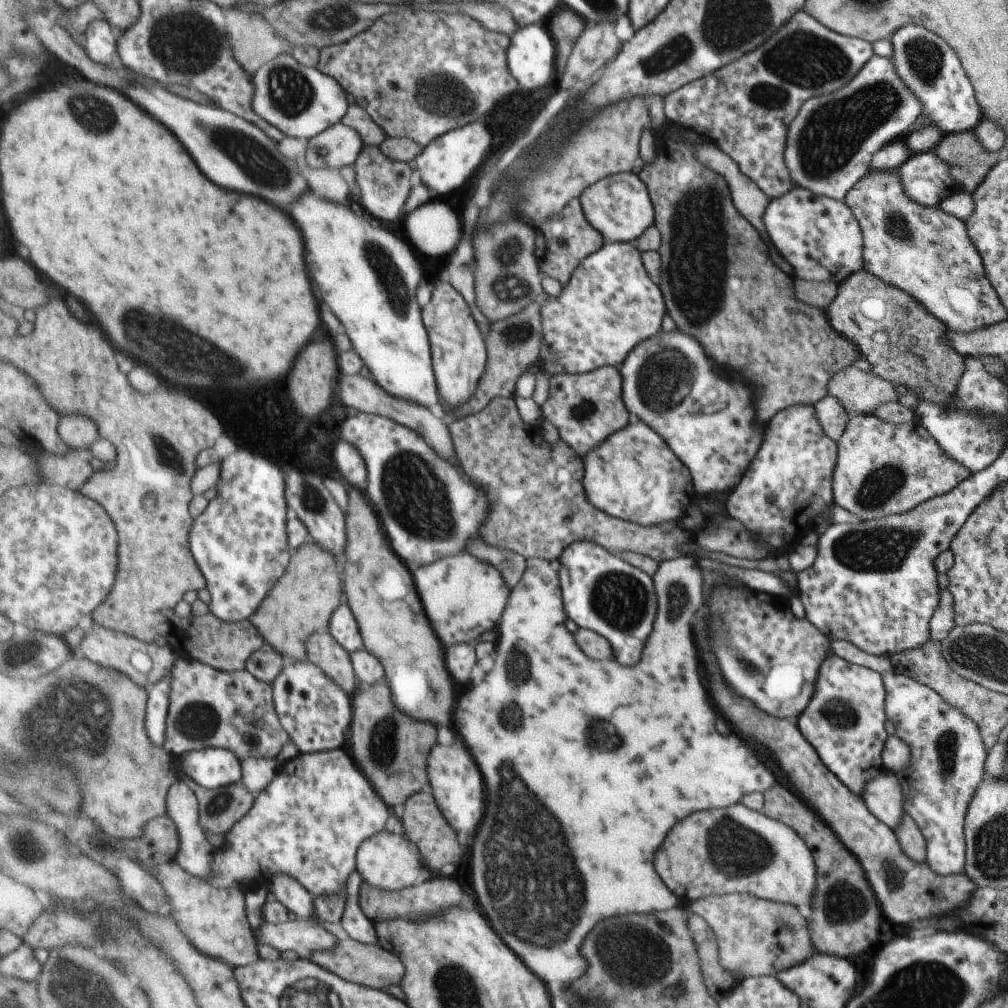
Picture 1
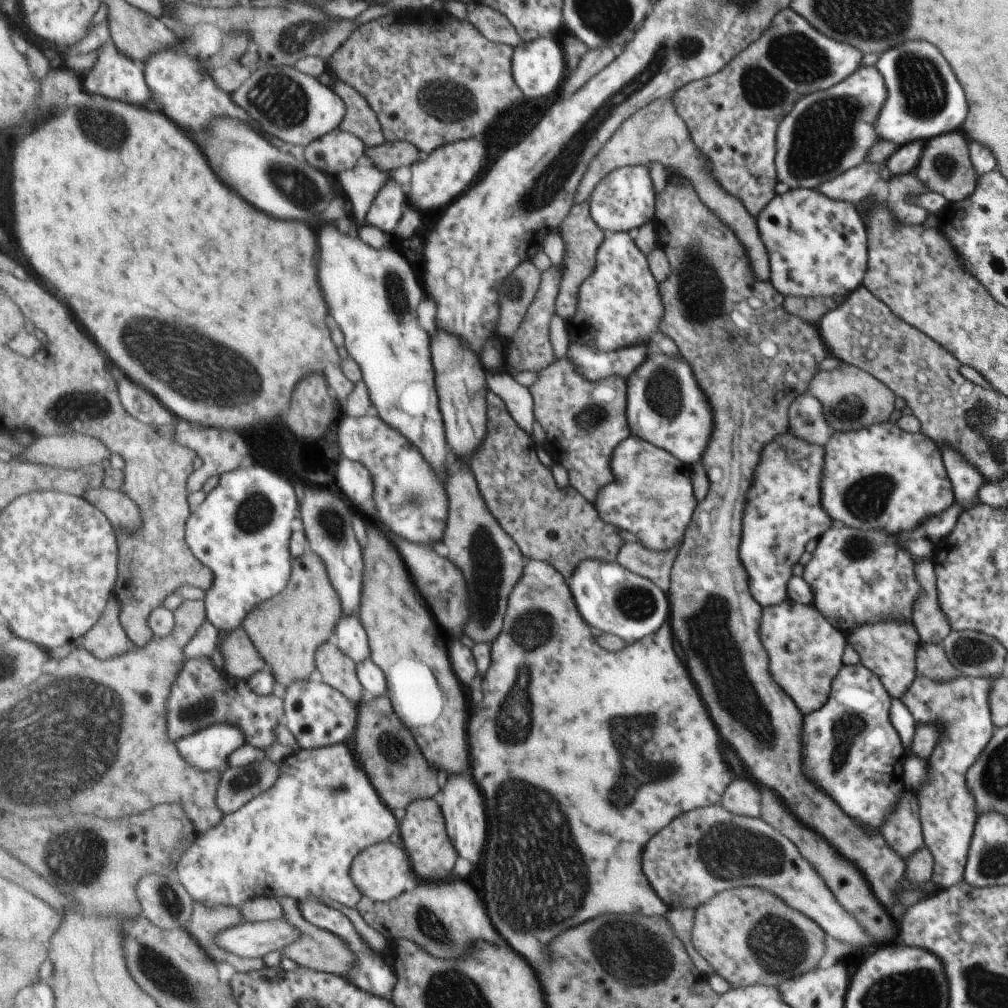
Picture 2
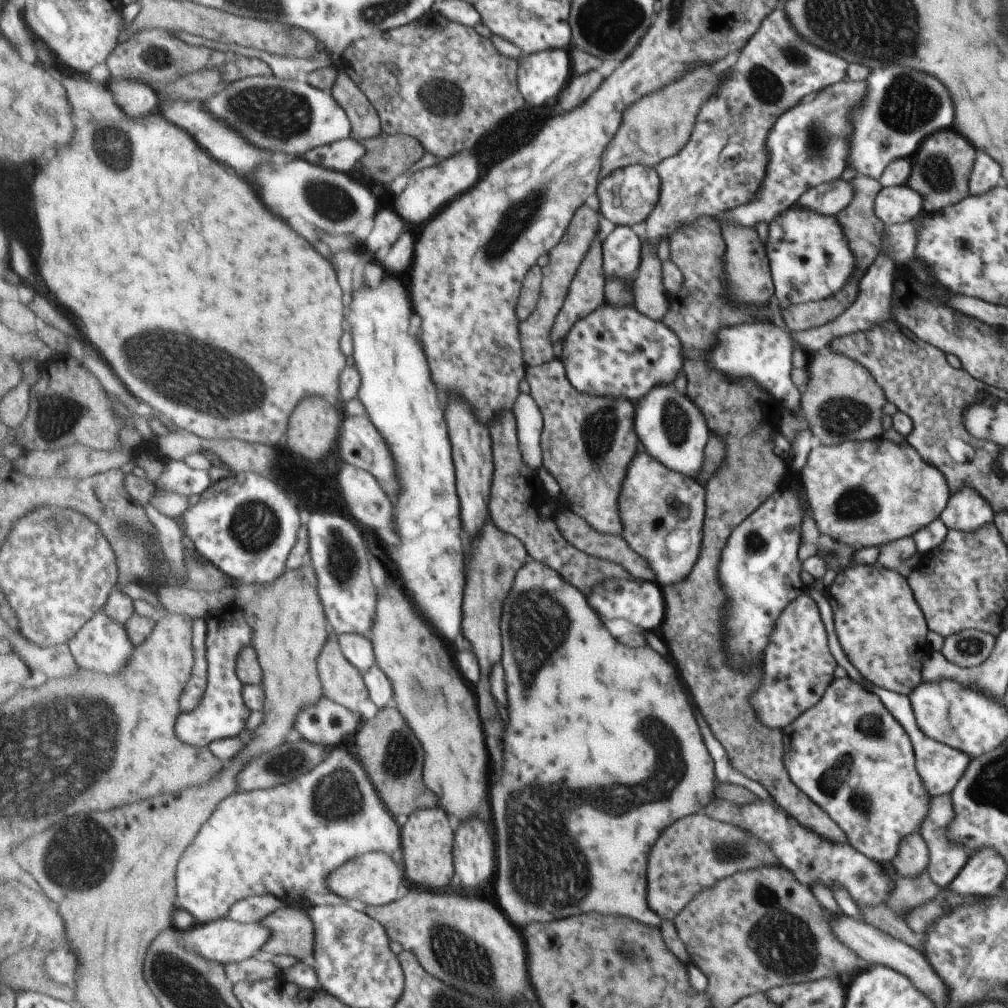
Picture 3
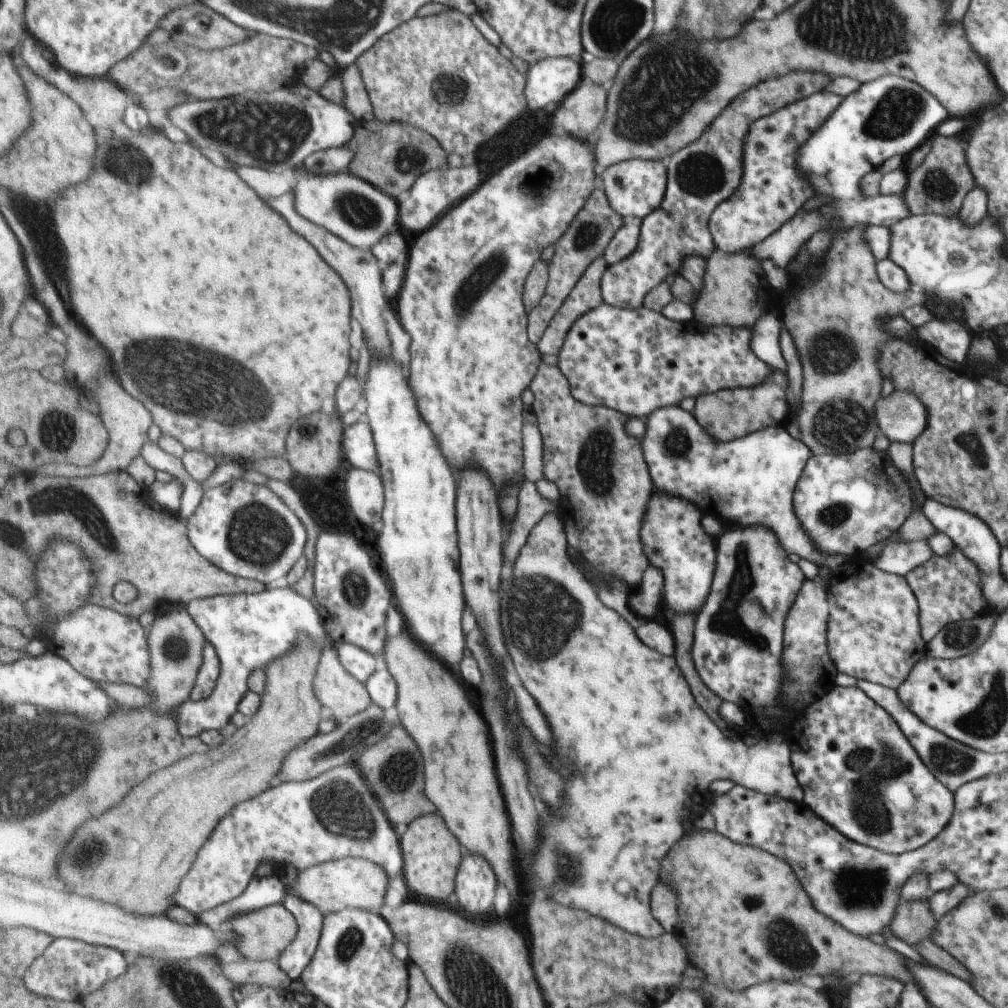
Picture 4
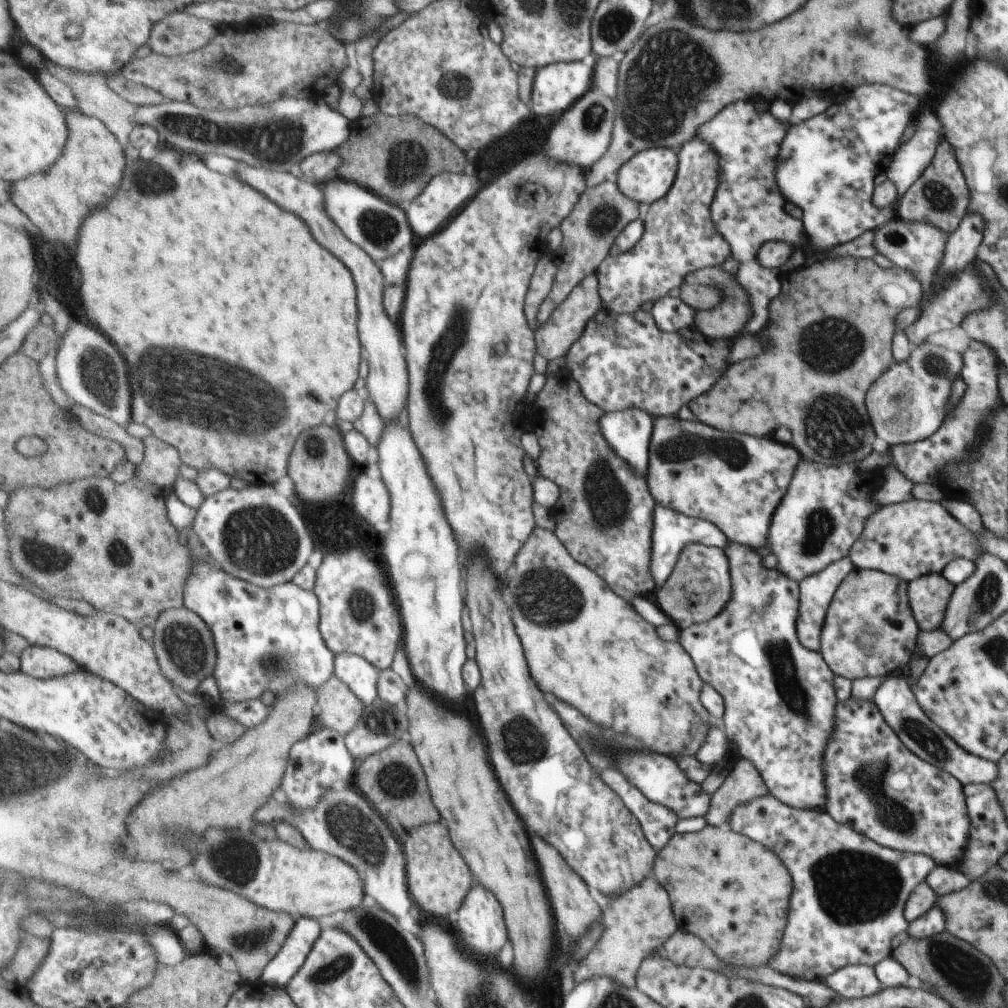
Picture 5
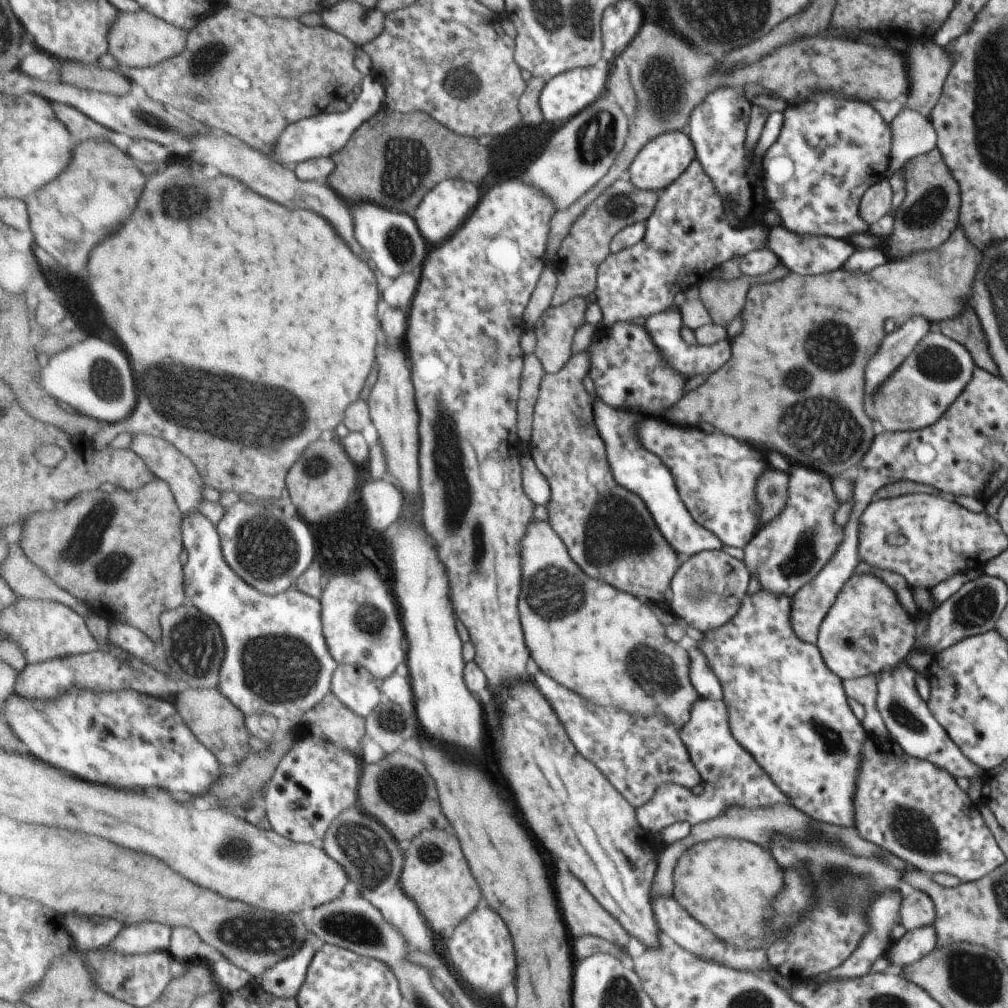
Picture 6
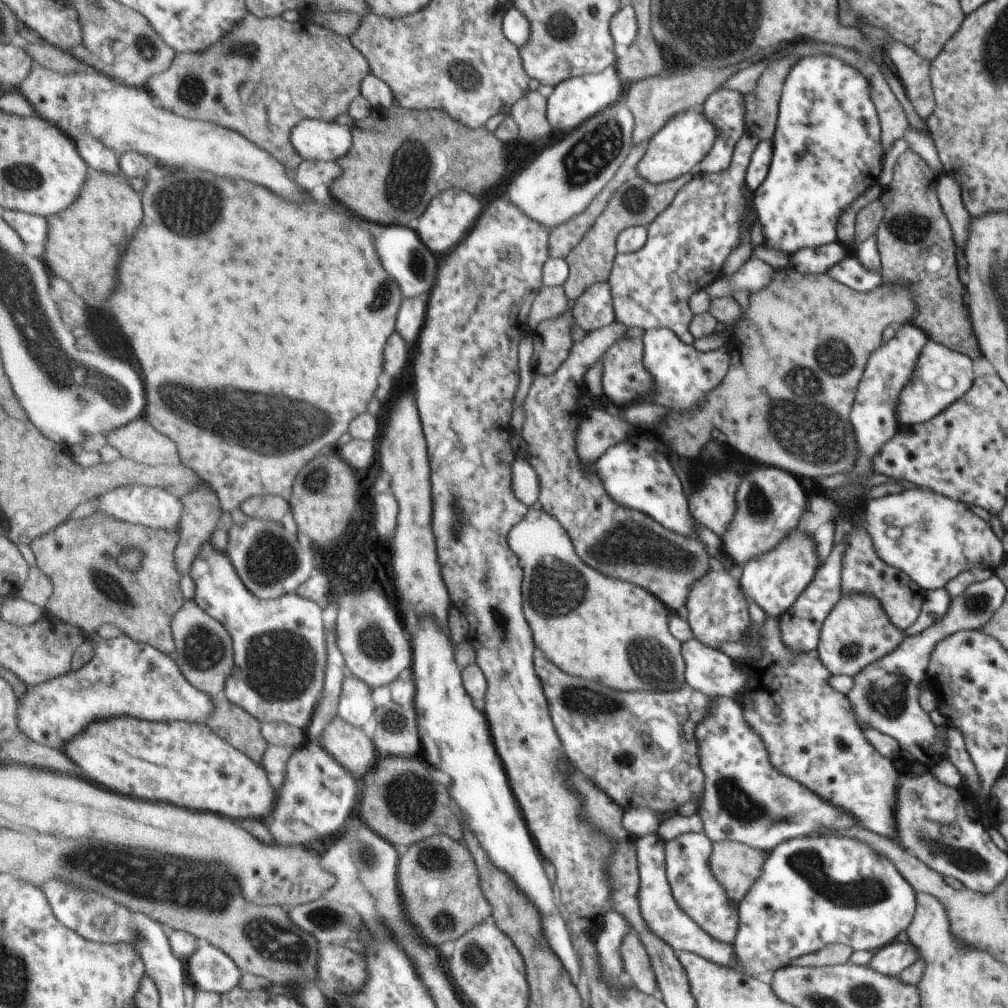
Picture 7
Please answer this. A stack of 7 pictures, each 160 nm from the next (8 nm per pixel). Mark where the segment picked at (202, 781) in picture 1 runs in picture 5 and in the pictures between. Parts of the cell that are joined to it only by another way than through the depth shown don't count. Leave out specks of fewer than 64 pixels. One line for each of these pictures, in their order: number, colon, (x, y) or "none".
2: (209, 749)
3: (223, 713)
4: (250, 631)
5: (266, 639)

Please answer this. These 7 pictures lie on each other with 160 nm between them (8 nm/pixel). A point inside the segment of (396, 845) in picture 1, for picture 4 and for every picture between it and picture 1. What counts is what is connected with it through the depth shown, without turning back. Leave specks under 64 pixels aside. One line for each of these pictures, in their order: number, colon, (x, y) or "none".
2: (384, 871)
3: (374, 878)
4: (353, 883)

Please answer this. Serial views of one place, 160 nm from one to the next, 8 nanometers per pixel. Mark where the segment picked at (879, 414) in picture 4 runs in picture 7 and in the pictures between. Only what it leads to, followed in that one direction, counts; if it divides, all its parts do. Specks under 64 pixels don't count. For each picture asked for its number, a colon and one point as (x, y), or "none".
5: (906, 404)
6: (914, 396)
7: (941, 374)

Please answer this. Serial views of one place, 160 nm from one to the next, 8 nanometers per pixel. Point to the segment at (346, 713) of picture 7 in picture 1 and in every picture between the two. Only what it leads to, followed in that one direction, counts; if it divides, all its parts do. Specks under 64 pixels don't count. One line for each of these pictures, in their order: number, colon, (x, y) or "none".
1: (344, 627)
2: (350, 635)
3: (358, 648)
4: (359, 661)
5: (362, 676)
6: (358, 688)

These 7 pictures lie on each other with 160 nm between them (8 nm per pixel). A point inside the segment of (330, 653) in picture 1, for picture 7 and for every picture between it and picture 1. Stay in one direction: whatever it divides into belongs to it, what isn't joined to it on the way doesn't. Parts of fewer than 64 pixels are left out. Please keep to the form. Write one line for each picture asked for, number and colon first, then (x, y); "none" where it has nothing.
2: (336, 668)
3: (344, 683)
4: (343, 695)
5: (339, 708)
6: (339, 723)
7: (348, 743)

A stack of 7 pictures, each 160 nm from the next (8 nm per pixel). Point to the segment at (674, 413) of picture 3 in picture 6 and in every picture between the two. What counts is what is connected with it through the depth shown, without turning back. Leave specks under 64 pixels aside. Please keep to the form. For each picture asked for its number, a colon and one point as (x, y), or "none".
4: (750, 481)
5: (738, 490)
6: (716, 473)

